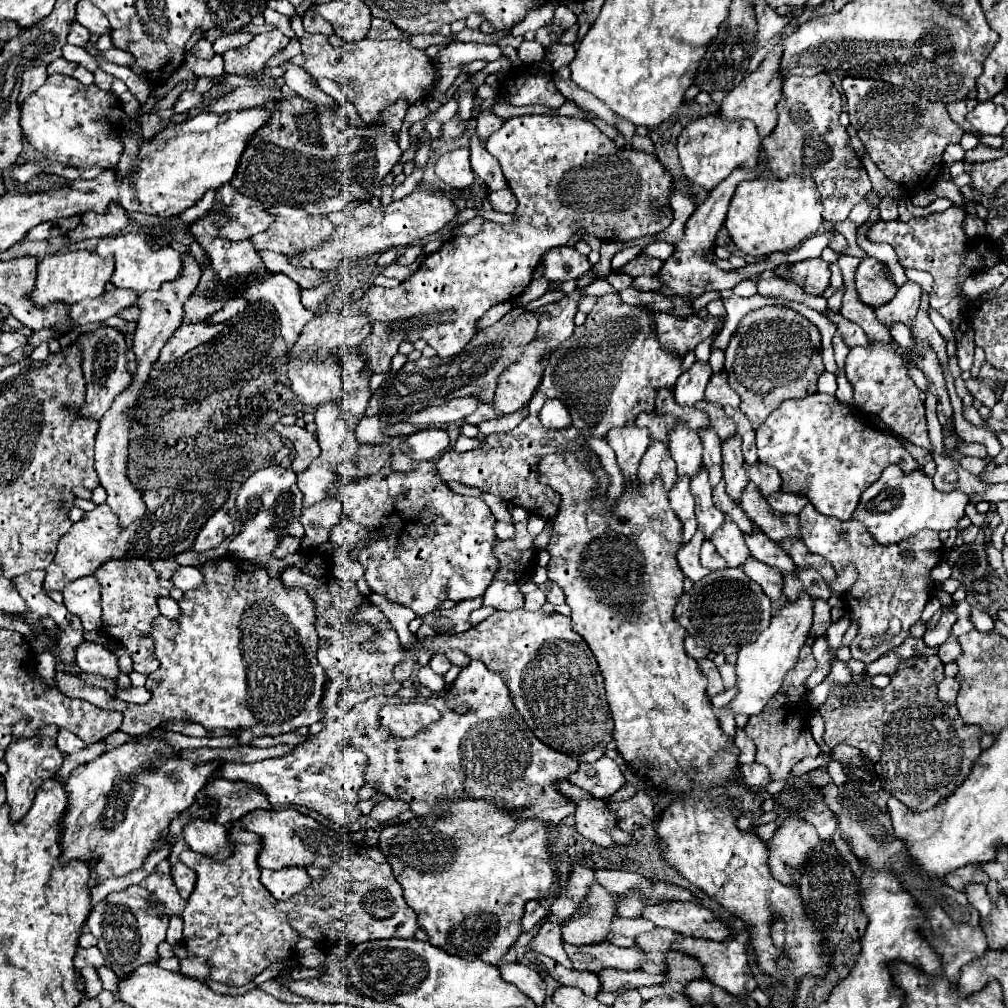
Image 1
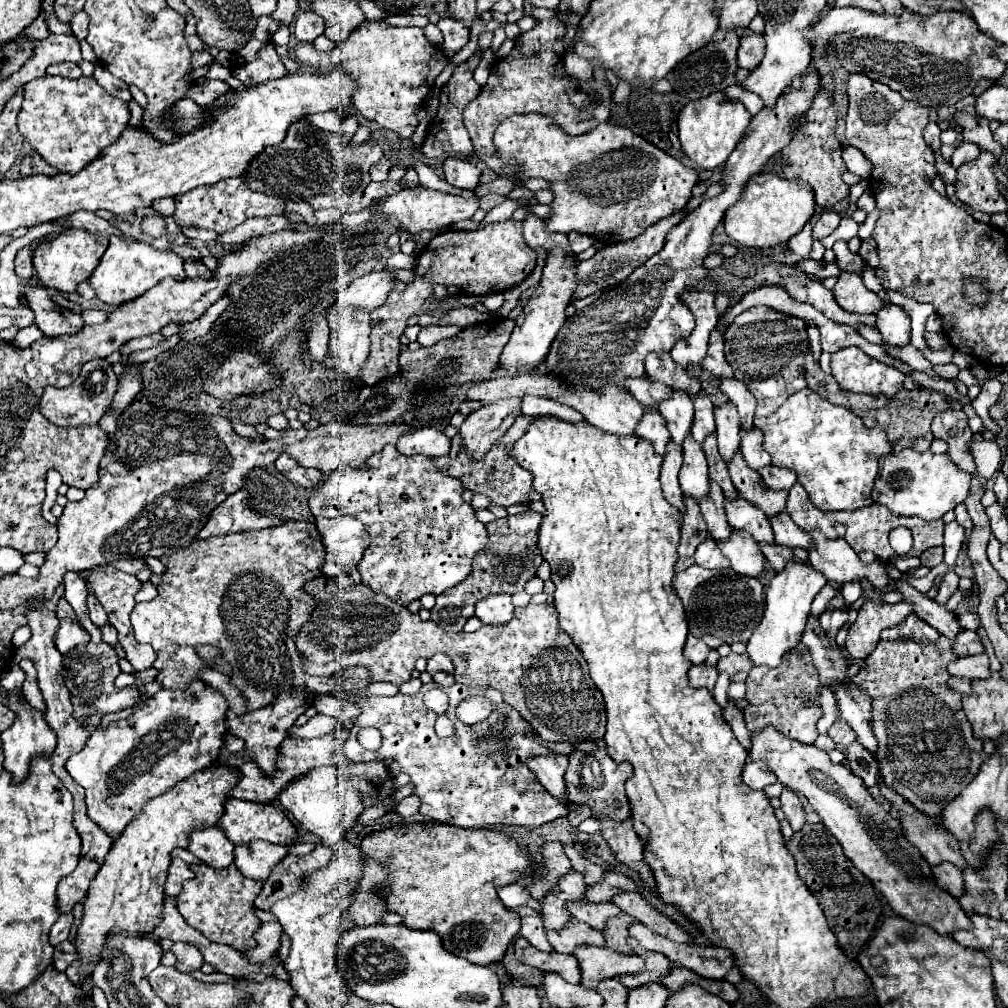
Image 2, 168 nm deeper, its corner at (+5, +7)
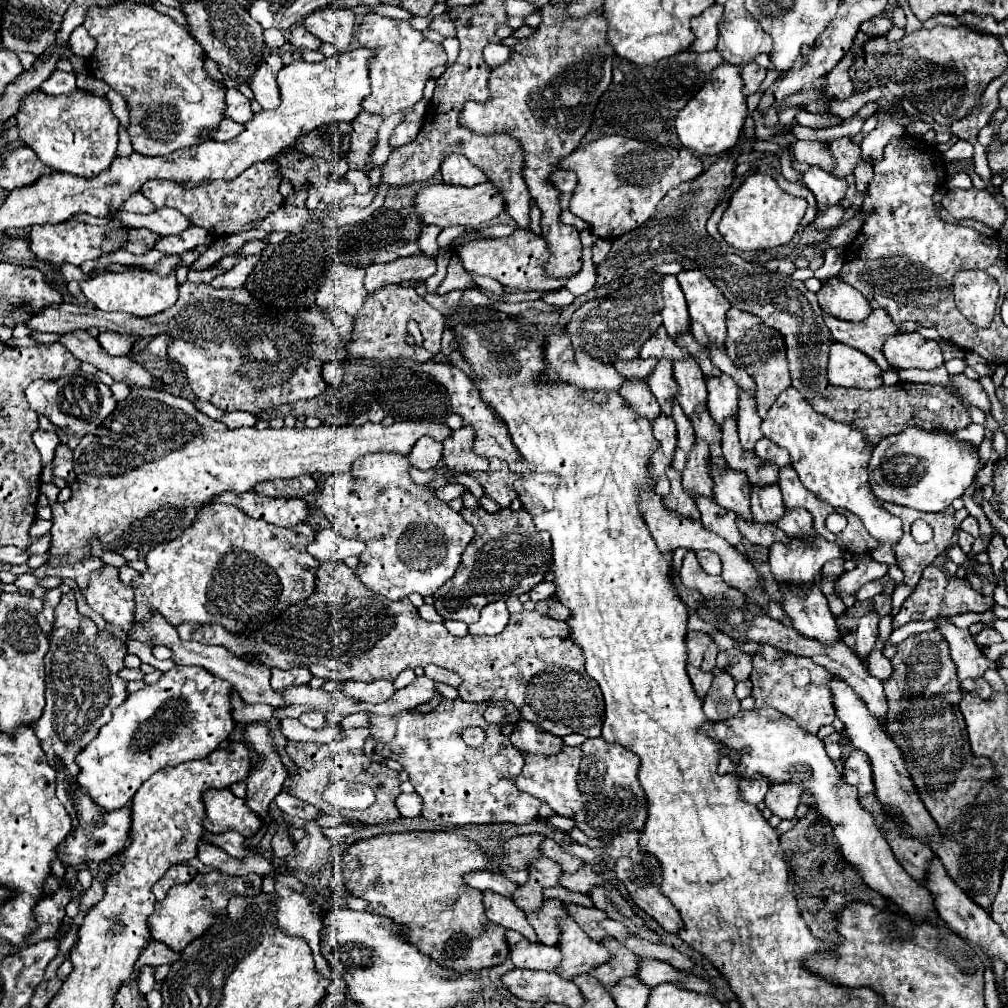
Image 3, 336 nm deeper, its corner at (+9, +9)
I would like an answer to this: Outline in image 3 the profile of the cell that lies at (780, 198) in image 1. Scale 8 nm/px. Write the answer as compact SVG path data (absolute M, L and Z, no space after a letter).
M749 174L743 184L733 192L729 208L723 212L719 232L729 246L741 252L773 250L795 236L807 210L805 198L795 198L779 188L775 178L767 174Z

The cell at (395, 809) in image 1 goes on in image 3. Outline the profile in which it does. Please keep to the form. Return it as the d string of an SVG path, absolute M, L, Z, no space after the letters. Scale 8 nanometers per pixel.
M399 794L395 806L405 818L415 818L421 814L421 798L417 794Z

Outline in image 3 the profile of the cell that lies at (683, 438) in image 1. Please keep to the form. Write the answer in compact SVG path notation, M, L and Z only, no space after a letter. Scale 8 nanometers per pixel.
M661 358L655 366L655 370L649 374L647 384L651 392L655 394L661 410L665 414L671 414L671 402L677 394L677 384L673 382L673 362L667 358Z

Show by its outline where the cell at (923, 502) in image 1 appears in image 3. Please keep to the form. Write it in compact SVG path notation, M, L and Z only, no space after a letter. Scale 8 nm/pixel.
M911 426L901 434L893 434L881 440L869 462L869 482L873 494L881 500L909 506L923 512L941 512L955 498L961 498L965 488L973 484L975 474L983 468L977 446L957 440L953 434L937 430L929 432L919 426Z

